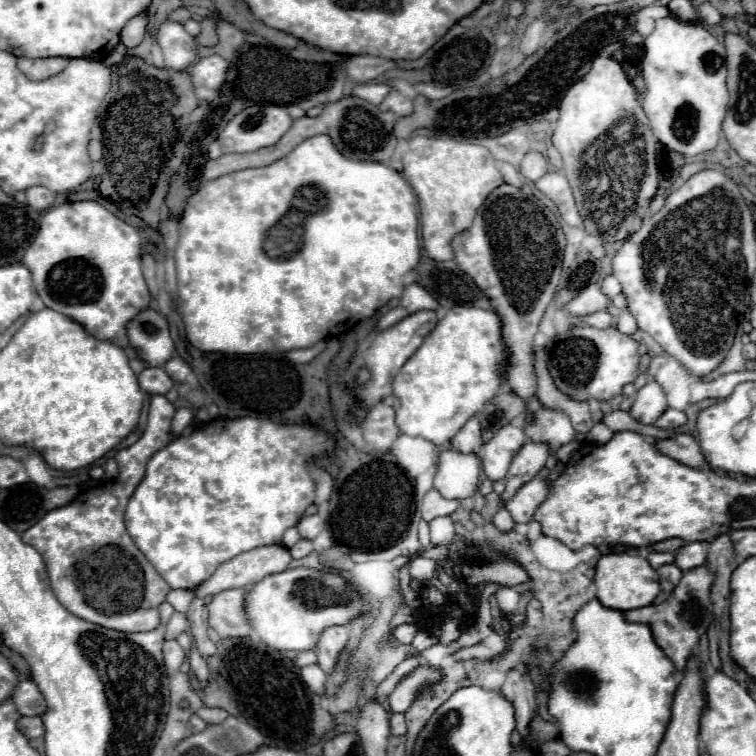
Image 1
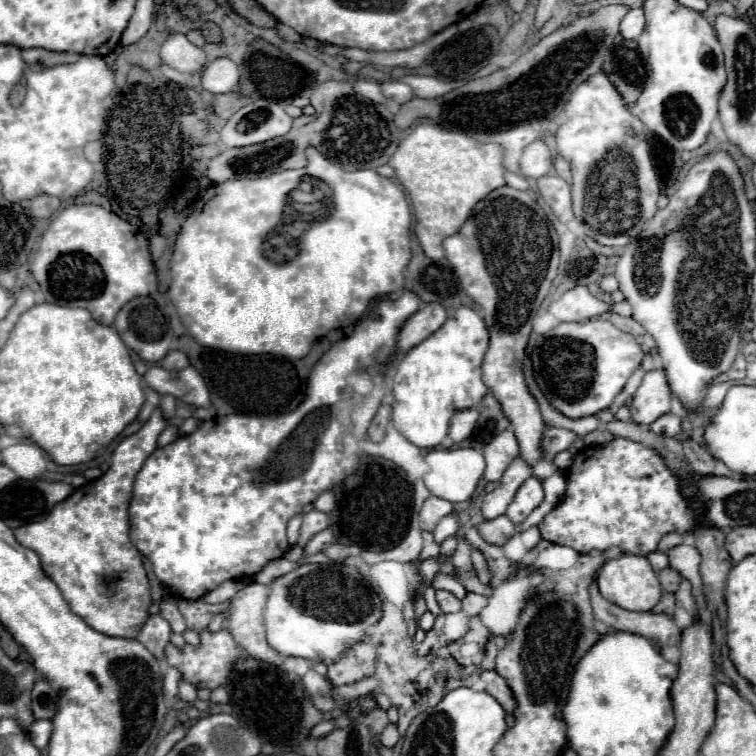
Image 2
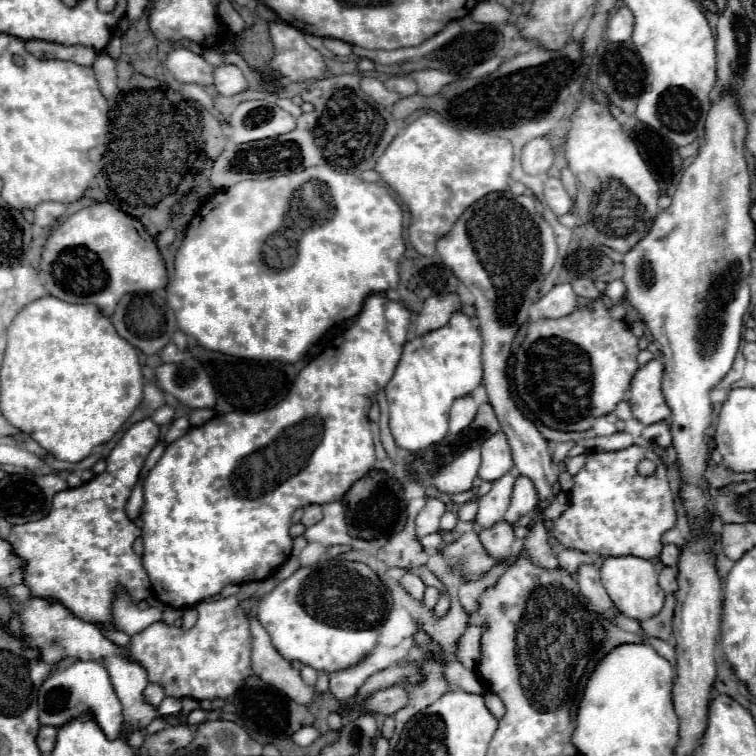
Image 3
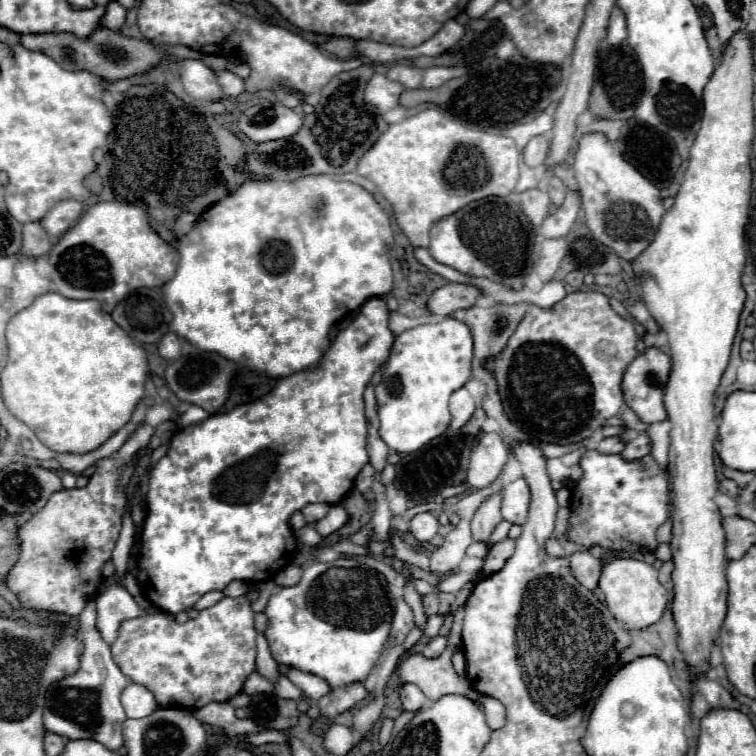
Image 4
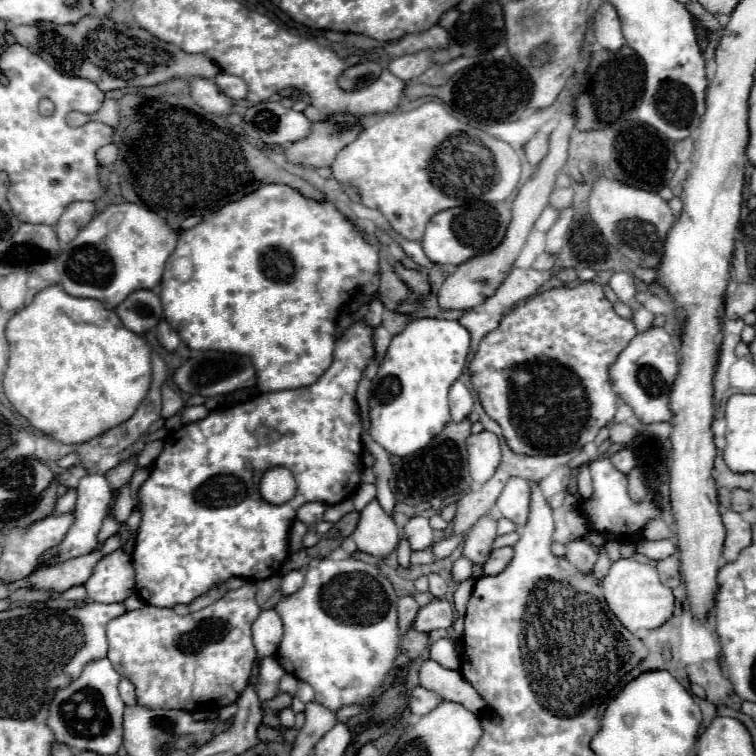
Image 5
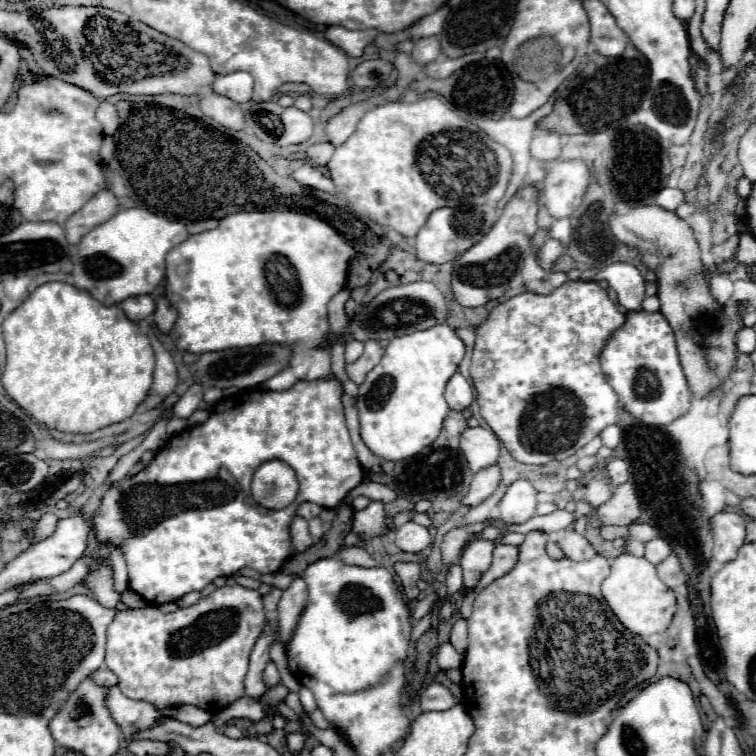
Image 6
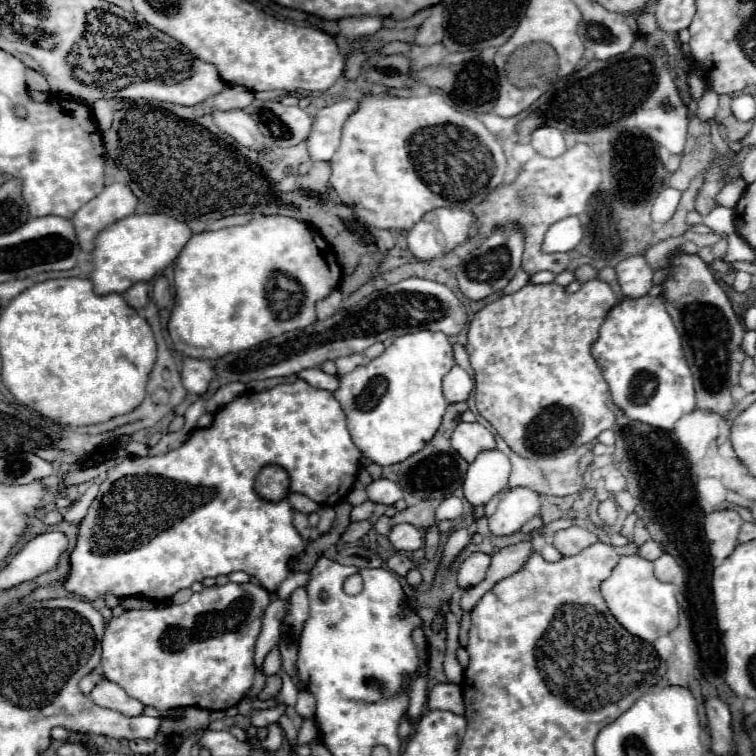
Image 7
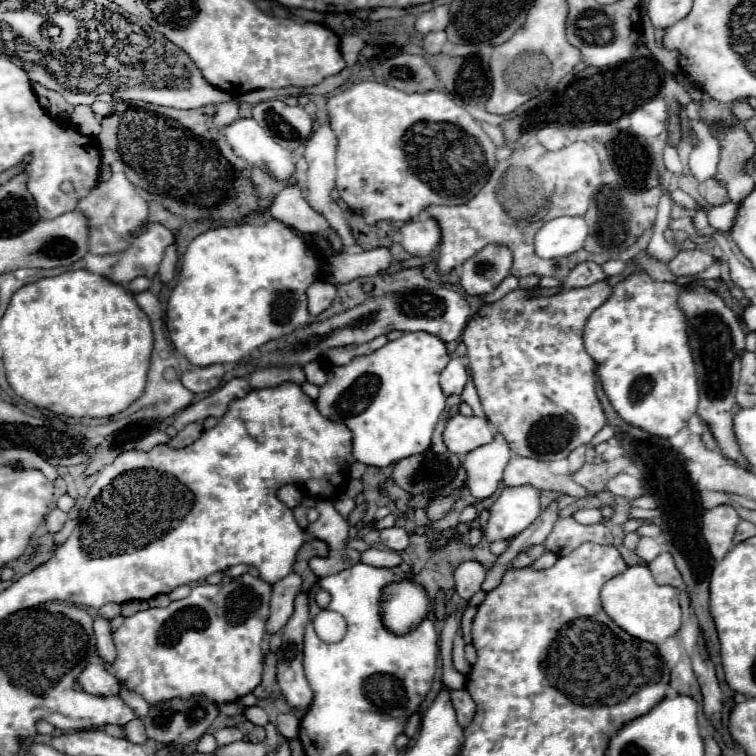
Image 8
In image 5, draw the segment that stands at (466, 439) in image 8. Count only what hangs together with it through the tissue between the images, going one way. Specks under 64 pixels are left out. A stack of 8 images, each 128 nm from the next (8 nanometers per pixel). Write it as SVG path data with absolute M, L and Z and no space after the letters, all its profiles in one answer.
M494 432L470 434L468 438L468 466L474 482L486 482L494 476L500 464L500 442Z

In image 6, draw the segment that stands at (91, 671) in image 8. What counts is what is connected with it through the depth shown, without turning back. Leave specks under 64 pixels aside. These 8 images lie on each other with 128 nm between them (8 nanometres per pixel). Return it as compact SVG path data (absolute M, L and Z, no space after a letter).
M118 686L110 688L106 706L112 712L112 718L116 720L116 724L120 726L124 738L128 742L136 740L136 734L142 730L150 730L152 726L156 726L162 718L166 718L154 704L144 702L144 700L132 700L126 698Z

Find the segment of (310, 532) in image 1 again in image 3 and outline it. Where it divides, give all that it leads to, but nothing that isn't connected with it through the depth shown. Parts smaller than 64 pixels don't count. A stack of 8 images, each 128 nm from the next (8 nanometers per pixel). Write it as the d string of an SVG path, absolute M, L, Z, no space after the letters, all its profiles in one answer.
M312 504L312 506L306 506L304 510L304 516L302 516L302 524L304 526L314 526L322 520L322 510L318 504Z

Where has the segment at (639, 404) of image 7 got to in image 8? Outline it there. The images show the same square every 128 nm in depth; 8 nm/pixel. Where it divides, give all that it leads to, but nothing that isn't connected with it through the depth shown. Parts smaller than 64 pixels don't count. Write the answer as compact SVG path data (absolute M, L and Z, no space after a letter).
M646 272L634 274L614 286L612 296L590 314L584 330L584 348L598 364L602 388L614 410L624 422L660 438L678 434L698 406L696 370L688 346L686 320L676 306L678 294L680 286L674 282L656 282Z

